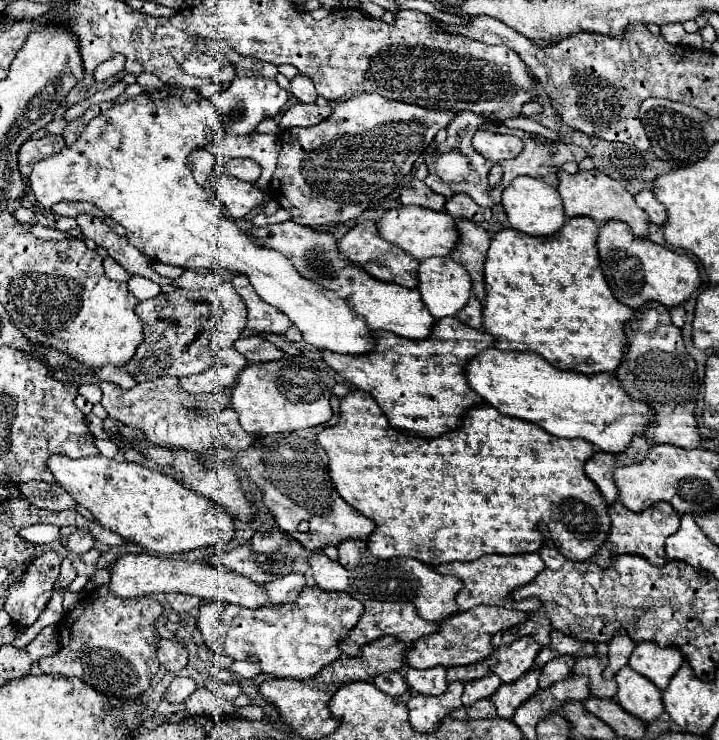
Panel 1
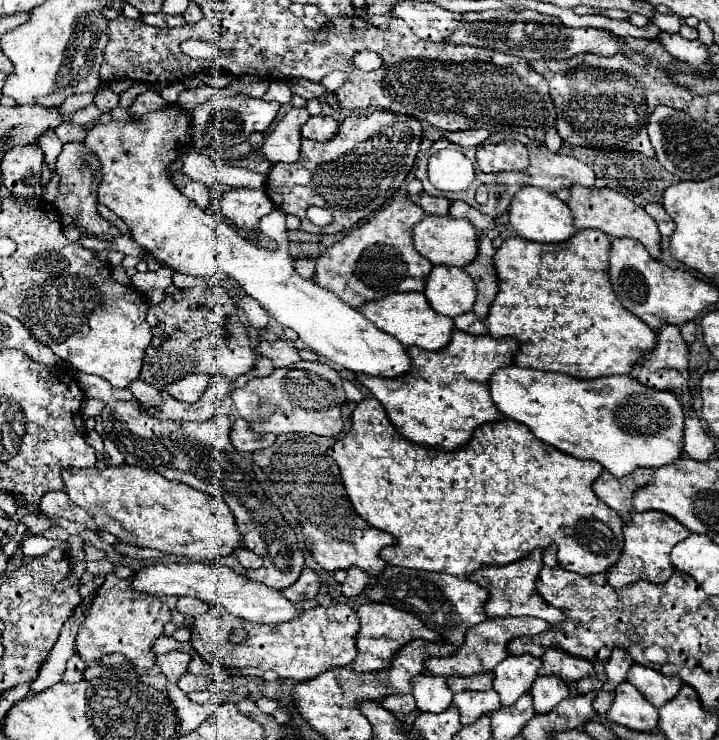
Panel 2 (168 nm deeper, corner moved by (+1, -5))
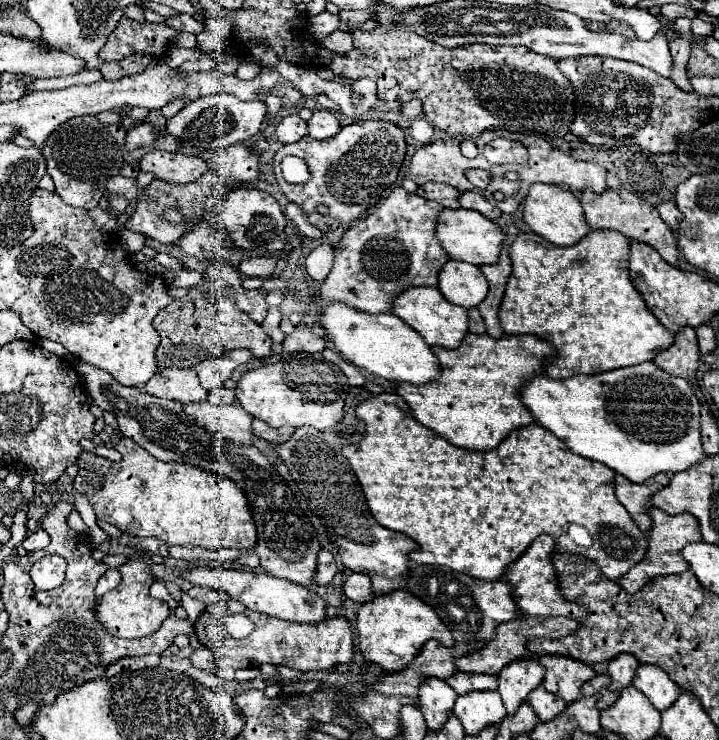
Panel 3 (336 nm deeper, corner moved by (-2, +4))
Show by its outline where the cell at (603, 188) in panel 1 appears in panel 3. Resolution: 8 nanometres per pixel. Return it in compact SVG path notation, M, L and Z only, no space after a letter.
M625 188L607 190L605 194L595 194L591 190L585 190L581 194L581 206L585 210L585 218L587 218L587 224L591 226L591 230L615 230L615 232L621 232L629 240L637 240L637 242L653 246L663 256L665 262L669 262L671 266L677 266L679 248L677 248L677 240L675 240L673 230L661 220L655 206L651 206L641 196L637 196L637 194L633 194L633 192L625 190Z

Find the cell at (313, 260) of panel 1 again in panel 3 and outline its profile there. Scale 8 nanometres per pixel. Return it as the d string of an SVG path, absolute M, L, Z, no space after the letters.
M407 288L401 296L395 298L391 312L405 320L407 324L411 324L411 328L415 328L431 346L457 348L469 332L467 310L451 306L451 302L443 302L443 296L439 294L437 288Z

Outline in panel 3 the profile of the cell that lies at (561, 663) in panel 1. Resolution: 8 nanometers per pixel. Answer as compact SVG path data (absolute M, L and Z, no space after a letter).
M543 686L535 688L529 694L529 700L527 702L529 702L529 706L533 706L533 710L535 710L535 714L537 714L537 718L541 722L555 720L555 716L559 716L565 710L565 706L567 706L559 696L547 692Z

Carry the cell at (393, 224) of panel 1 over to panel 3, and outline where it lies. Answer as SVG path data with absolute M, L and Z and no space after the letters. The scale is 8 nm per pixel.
M445 208L437 222L437 238L453 260L463 260L469 264L483 266L483 264L493 264L499 260L505 234L493 220L485 218L479 212L465 210L465 208L457 208L457 210Z

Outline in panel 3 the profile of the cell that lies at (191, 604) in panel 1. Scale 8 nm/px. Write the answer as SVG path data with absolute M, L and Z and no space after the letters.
M193 586L189 590L189 596L191 598L197 598L201 602L205 602L207 606L215 604L215 602L221 602L221 600L227 600L229 594L223 592L223 590L215 590L215 588L203 588L203 586Z

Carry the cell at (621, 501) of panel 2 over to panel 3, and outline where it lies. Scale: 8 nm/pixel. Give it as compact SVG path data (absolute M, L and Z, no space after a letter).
M657 474L645 484L633 484L633 482L627 482L625 478L617 478L617 486L615 486L617 500L627 508L627 512L643 532L651 530L649 498L669 482L671 482L669 474Z

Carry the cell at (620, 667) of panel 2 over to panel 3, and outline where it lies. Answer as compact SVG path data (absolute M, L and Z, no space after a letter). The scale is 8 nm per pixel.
M619 654L617 658L613 658L609 662L609 676L613 680L611 690L617 690L619 692L621 688L629 686L637 668L639 668L639 662L631 654Z

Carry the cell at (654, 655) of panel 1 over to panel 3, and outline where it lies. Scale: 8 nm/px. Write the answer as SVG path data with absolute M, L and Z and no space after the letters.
M639 666L631 684L641 690L659 712L667 710L667 706L671 706L681 694L681 688L671 682L671 678L659 666Z

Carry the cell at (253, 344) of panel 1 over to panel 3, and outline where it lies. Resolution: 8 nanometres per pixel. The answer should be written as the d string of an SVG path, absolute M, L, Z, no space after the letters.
M301 328L285 336L283 348L285 352L323 352L327 348L327 342L311 330Z

